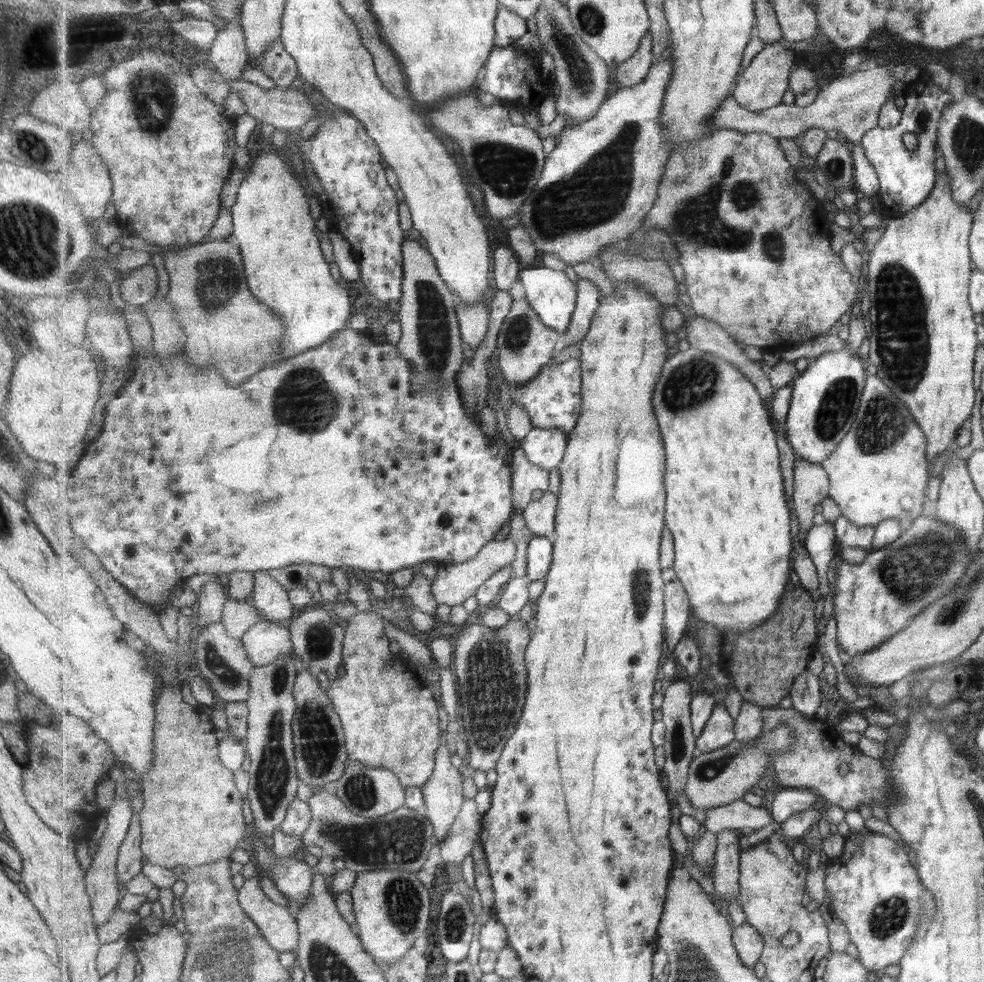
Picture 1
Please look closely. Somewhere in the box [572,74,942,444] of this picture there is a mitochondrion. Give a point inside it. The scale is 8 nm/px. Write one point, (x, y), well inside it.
(899, 306)

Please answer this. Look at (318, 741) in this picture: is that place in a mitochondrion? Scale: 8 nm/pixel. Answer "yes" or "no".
yes

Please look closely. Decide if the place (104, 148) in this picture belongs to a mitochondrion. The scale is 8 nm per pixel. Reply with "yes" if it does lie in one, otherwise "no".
no

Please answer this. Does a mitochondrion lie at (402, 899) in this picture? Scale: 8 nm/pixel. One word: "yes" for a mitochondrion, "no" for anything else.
yes

